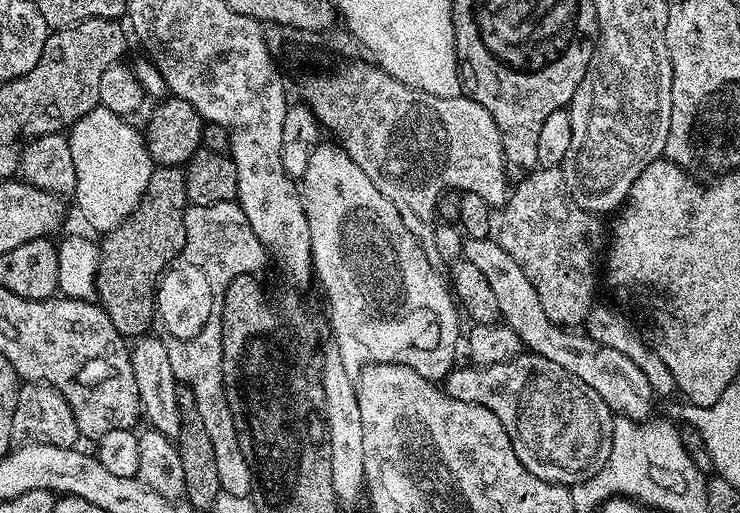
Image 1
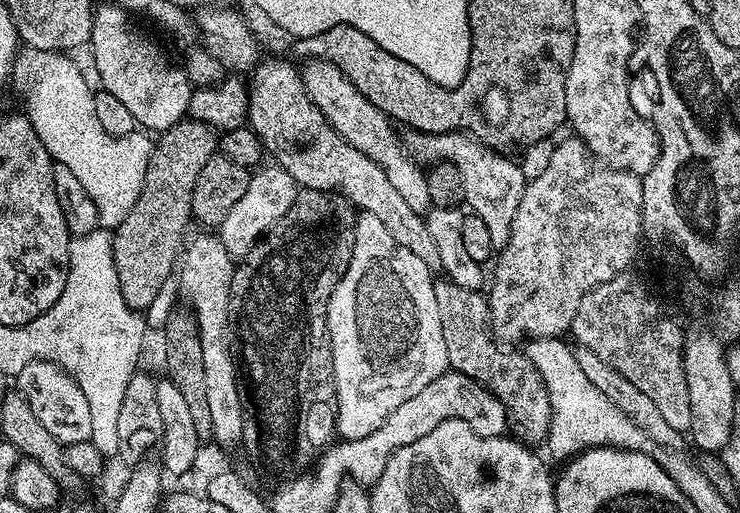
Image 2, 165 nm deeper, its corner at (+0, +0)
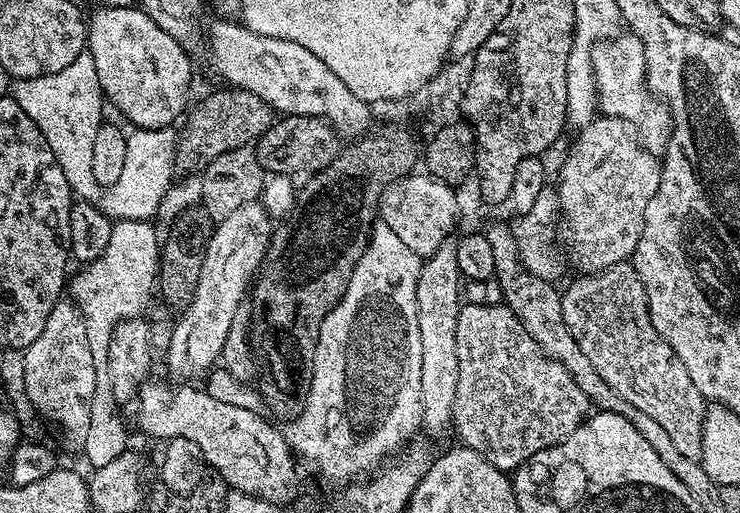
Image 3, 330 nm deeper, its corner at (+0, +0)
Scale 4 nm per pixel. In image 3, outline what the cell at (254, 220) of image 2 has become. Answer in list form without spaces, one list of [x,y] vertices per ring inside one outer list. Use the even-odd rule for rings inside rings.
[[[260,202],[238,206],[230,218],[215,225],[206,250],[206,262],[202,262],[202,274],[198,274],[194,302],[179,313],[180,321],[168,336],[168,372],[180,379],[177,381],[192,382],[223,357],[226,334],[230,334],[234,318],[241,315],[240,303],[243,300],[245,303],[246,293],[264,263],[273,231],[273,217]]]

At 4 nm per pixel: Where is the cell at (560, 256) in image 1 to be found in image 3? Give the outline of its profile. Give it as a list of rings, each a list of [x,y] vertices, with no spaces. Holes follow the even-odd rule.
[[[597,115],[575,136],[555,187],[560,199],[559,215],[568,227],[572,264],[577,273],[591,274],[623,264],[631,257],[642,234],[646,206],[658,190],[662,164],[642,147],[626,121],[613,116]]]

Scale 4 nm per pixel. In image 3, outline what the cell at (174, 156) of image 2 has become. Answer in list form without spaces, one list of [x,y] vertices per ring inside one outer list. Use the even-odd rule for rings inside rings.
[[[224,86],[221,92],[212,92],[195,104],[196,101],[183,121],[184,129],[179,129],[176,137],[176,167],[184,174],[203,169],[218,154],[226,154],[231,148],[255,145],[256,139],[274,122],[272,108],[258,94],[250,94],[250,90]]]

